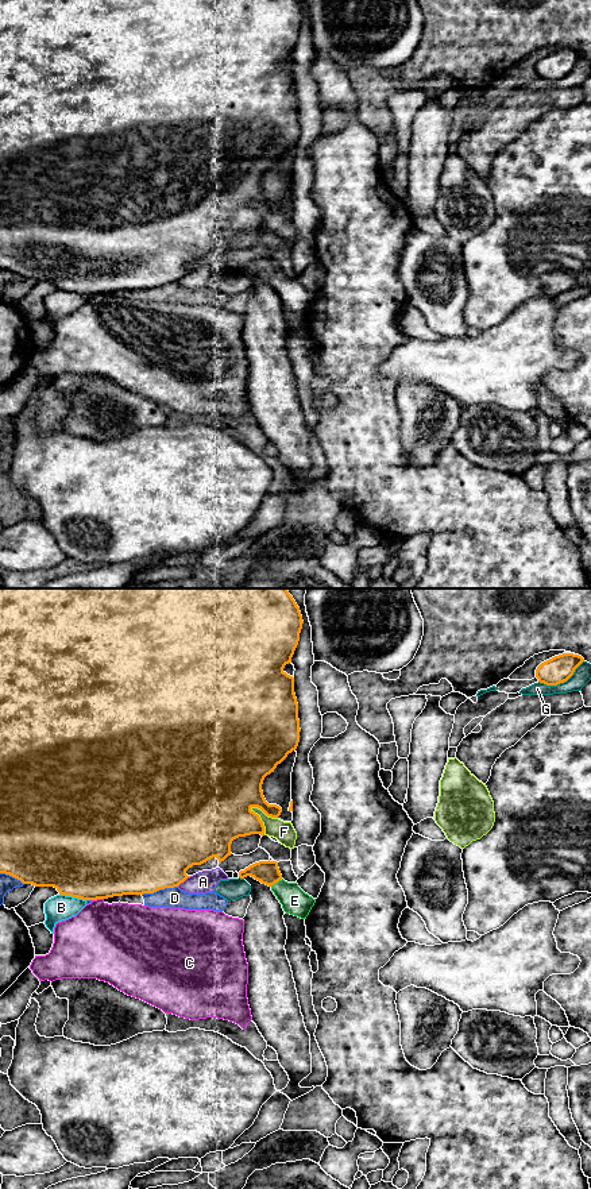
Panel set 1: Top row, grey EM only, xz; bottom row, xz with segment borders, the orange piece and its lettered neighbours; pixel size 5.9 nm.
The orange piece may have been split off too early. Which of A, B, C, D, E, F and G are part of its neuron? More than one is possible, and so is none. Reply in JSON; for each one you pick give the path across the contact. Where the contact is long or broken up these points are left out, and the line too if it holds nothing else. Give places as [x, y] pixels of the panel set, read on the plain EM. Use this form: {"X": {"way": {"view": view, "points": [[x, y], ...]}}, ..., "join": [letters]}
{"E": {"way": {"view": "xz", "points": [[267, 267], [275, 277], [294, 296]]}}, "join": ["E"]}

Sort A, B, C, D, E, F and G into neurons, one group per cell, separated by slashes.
A / B / C / D / E / F / G

